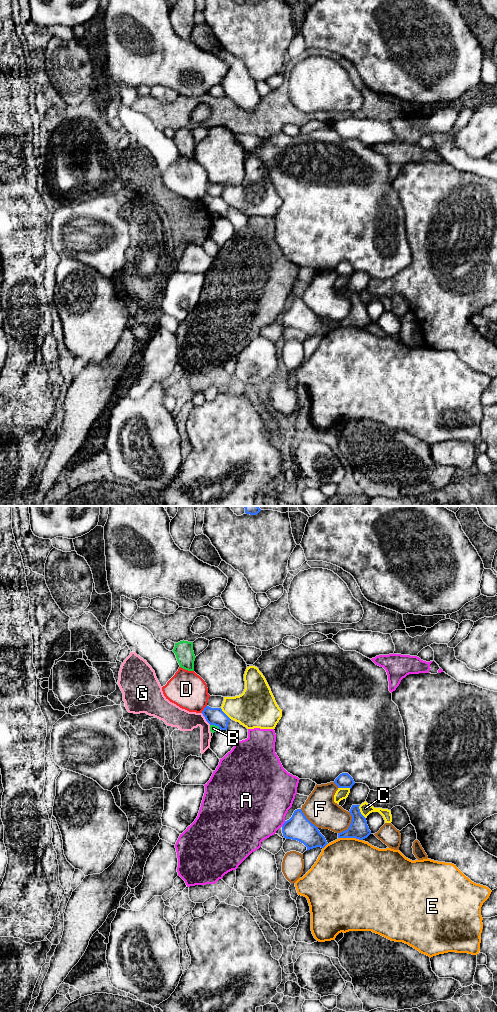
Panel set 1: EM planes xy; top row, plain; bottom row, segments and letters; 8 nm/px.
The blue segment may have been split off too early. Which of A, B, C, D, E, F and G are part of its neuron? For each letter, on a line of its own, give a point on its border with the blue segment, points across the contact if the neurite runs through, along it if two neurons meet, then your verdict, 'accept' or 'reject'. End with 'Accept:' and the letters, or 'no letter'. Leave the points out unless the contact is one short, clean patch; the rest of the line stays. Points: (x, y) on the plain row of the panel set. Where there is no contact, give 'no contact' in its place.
A: meets blue in xy at (283, 312); reject
B: meets blue in xy at (215, 213); border along xy (210, 212), (214, 212), (219, 216); reject
C: meets blue in xy at (360, 300); reject
D: meets blue in xy at (204, 197); border along xy (206, 193), (201, 200); reject
E: meets blue in xy at (351, 325); reject
F: meets blue in xy at (350, 312); reject
G: meets blue in xy at (205, 206); border along xy (201, 201), (210, 212); reject
Accept: no letter

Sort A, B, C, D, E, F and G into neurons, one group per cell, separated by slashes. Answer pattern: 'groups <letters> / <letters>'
groups A / B / C / D / E / F / G

